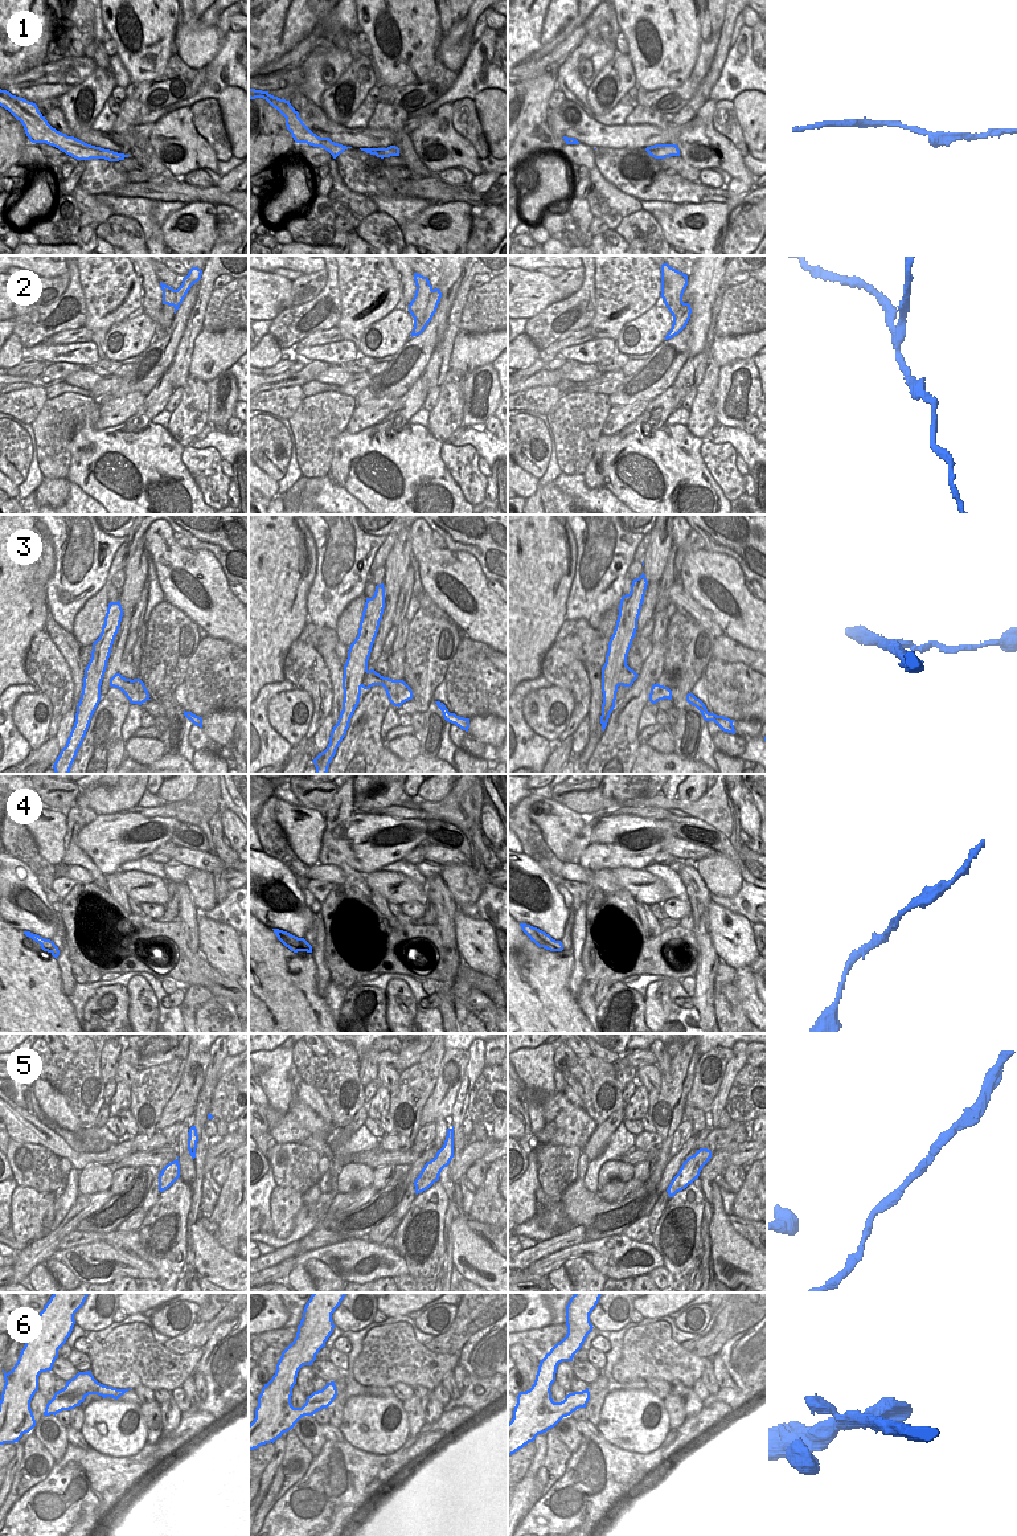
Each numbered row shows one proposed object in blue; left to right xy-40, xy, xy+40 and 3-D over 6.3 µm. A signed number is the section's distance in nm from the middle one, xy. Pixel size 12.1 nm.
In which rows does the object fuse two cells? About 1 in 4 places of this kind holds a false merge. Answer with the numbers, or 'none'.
2, 3.

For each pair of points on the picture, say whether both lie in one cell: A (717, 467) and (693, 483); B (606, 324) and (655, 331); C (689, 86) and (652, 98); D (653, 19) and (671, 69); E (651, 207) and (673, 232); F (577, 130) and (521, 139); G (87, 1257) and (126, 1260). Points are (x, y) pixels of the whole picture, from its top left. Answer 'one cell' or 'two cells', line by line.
A: two cells
B: two cells
C: one cell
D: one cell
E: two cells
F: two cells
G: one cell

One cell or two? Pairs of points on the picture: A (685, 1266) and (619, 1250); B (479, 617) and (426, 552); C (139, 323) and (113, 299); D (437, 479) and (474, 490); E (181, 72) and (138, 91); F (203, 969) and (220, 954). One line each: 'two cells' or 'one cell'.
A: two cells
B: one cell
C: two cells
D: two cells
E: one cell
F: two cells

